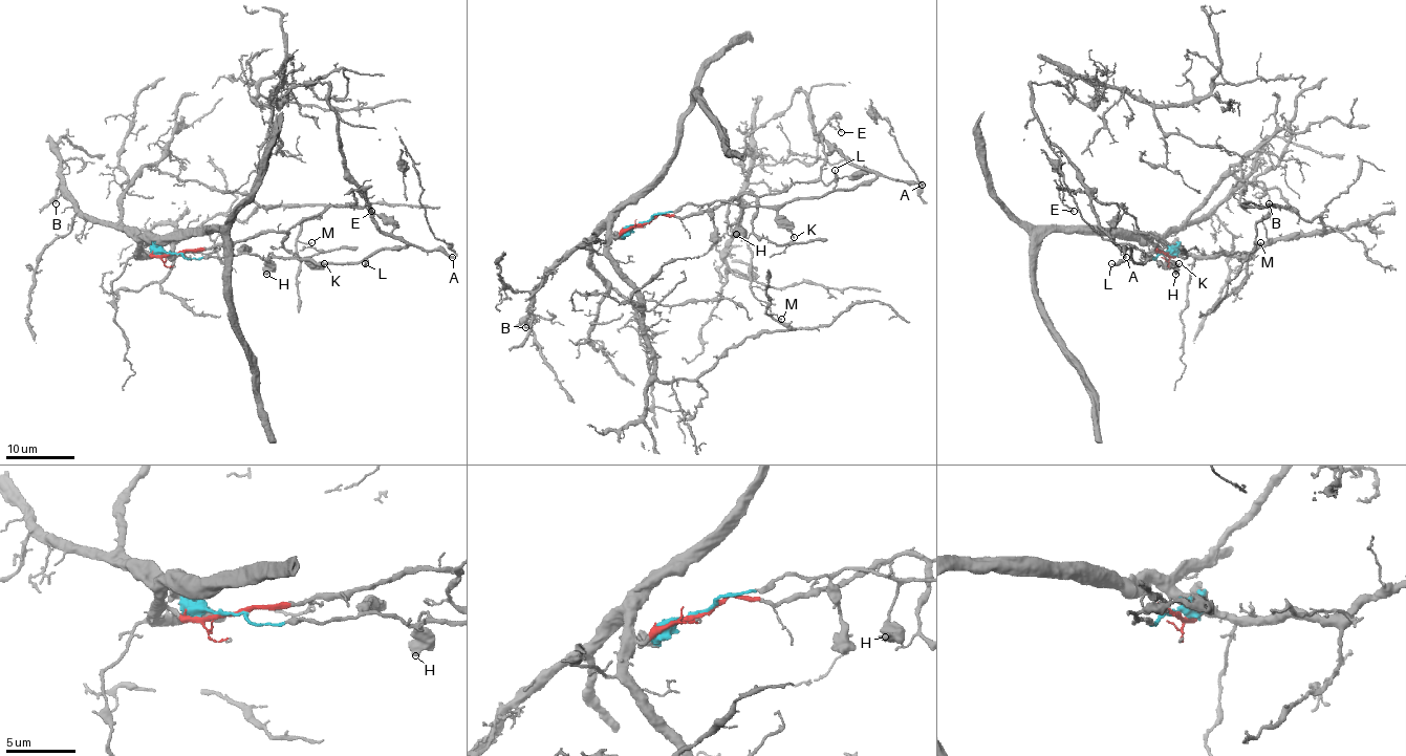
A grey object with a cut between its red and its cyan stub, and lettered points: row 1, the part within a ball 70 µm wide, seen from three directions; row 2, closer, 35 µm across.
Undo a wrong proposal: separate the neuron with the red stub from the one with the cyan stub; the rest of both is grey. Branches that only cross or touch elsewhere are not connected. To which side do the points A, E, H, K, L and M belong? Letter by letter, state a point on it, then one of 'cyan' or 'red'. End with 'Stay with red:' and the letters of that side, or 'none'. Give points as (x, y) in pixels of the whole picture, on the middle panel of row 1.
A: at (922, 185); cyan
E: at (841, 132); red
H: at (736, 234); cyan
K: at (794, 237); cyan
L: at (835, 170); cyan
M: at (781, 319); red
Stay with red: E, M

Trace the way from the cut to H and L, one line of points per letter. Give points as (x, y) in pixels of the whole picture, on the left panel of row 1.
H: (176, 252), (187, 259), (257, 254), (267, 259), (273, 254), (268, 254), (265, 275)
L: (176, 252), (187, 259), (257, 254), (263, 259), (365, 261), (365, 264)

